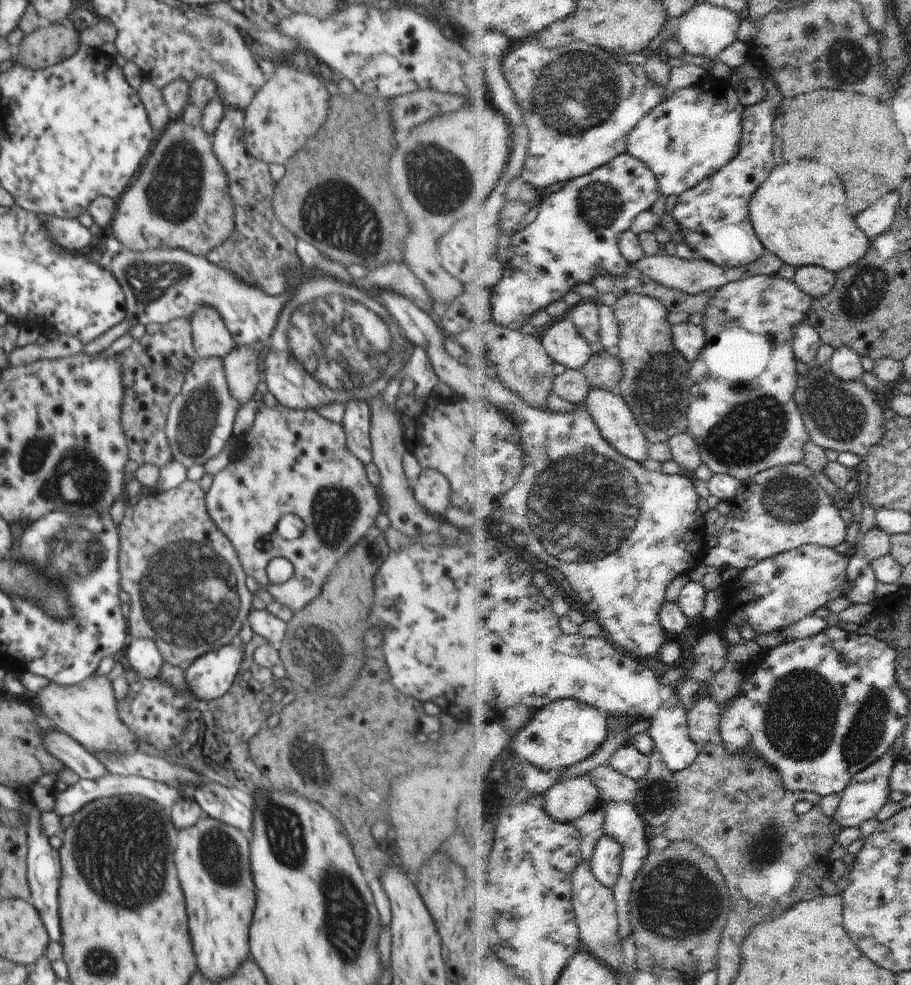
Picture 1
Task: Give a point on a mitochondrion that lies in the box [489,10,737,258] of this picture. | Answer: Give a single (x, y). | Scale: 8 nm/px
(575, 69)

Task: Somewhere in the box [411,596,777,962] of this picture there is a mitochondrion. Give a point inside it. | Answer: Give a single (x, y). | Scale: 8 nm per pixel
(676, 897)

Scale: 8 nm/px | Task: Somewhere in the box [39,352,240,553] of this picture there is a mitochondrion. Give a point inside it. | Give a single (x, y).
(197, 423)

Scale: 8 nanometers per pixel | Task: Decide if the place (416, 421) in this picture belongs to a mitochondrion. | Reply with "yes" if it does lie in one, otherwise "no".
no

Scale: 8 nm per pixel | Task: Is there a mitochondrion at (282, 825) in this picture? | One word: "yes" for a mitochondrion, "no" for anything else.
yes

